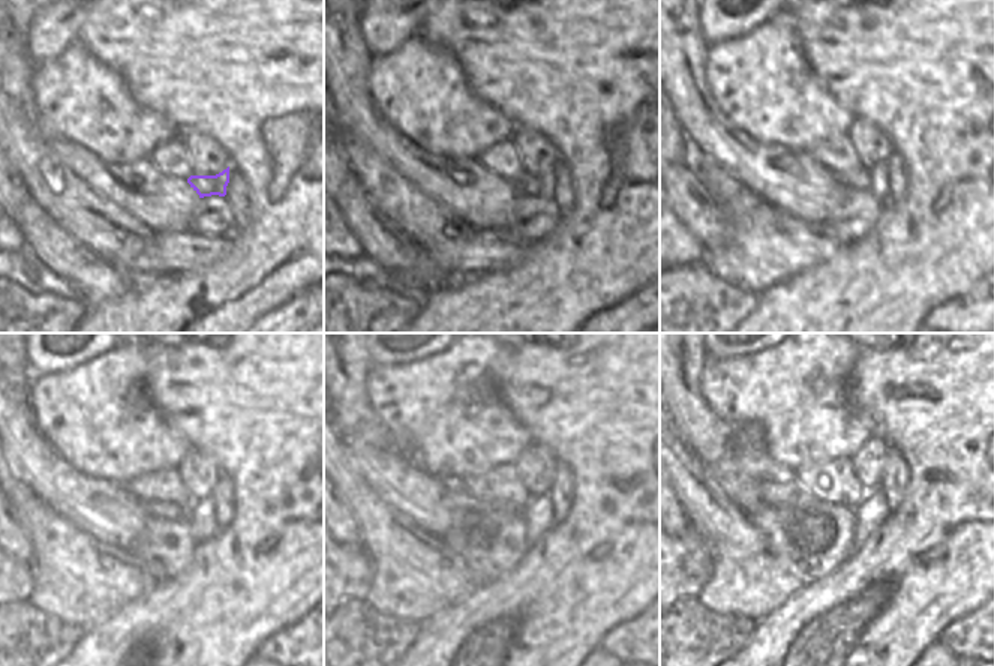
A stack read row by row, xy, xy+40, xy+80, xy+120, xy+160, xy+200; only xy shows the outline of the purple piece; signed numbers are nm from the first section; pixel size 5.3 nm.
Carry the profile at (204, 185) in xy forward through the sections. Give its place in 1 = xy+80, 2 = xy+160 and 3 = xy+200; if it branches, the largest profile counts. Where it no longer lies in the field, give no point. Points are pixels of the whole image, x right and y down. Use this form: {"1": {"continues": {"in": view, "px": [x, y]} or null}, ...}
{"1": {"continues": {"in": "xy+80", "px": [858, 179]}}, "2": {"continues": {"in": "xy+160", "px": [461, 498]}}, "3": {"continues": {"in": "xy+200", "px": [789, 492]}}}

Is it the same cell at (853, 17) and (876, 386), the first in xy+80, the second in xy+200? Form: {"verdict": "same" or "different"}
{"verdict": "same"}

